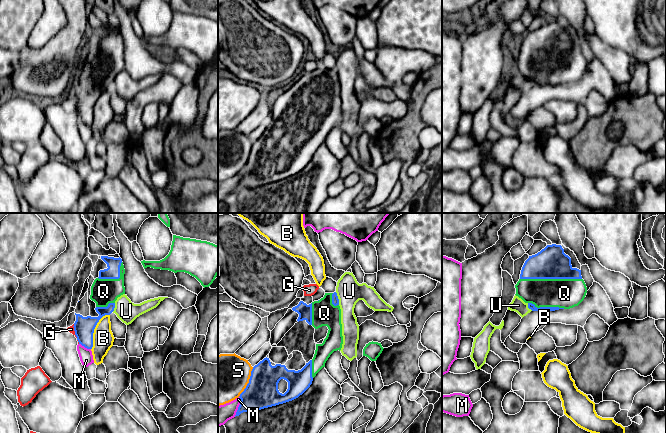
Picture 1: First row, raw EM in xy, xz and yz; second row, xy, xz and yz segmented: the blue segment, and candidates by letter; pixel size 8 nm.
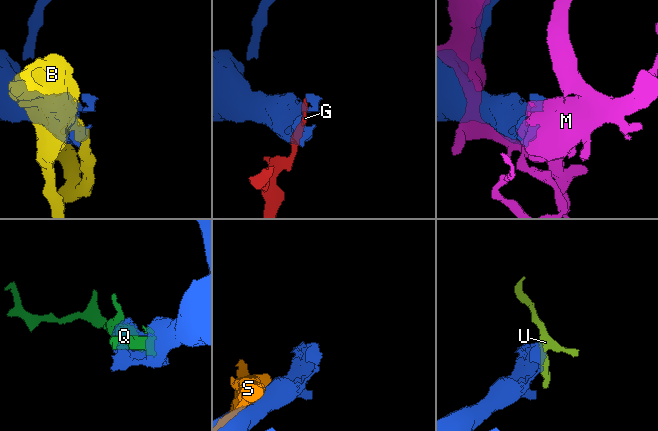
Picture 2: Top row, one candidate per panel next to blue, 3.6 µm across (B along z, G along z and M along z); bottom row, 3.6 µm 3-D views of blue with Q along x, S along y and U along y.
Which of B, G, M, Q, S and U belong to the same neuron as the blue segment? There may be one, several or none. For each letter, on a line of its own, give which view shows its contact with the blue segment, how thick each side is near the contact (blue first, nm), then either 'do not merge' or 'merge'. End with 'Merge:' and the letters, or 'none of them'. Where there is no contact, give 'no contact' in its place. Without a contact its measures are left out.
B: contact in xy; calibres 160 and 170 nm; do not merge
G: contact in xy; calibres 160 and 50 nm; do not merge
M: contact in xz; calibres 260 and 160 nm; do not merge
Q: contact in yz; calibres 260 and 240 nm; merge
S: contact in xz; calibres 260 and 400 nm; do not merge
U: contact in xz; calibres 60 and 200 nm; do not merge
Merge: Q

